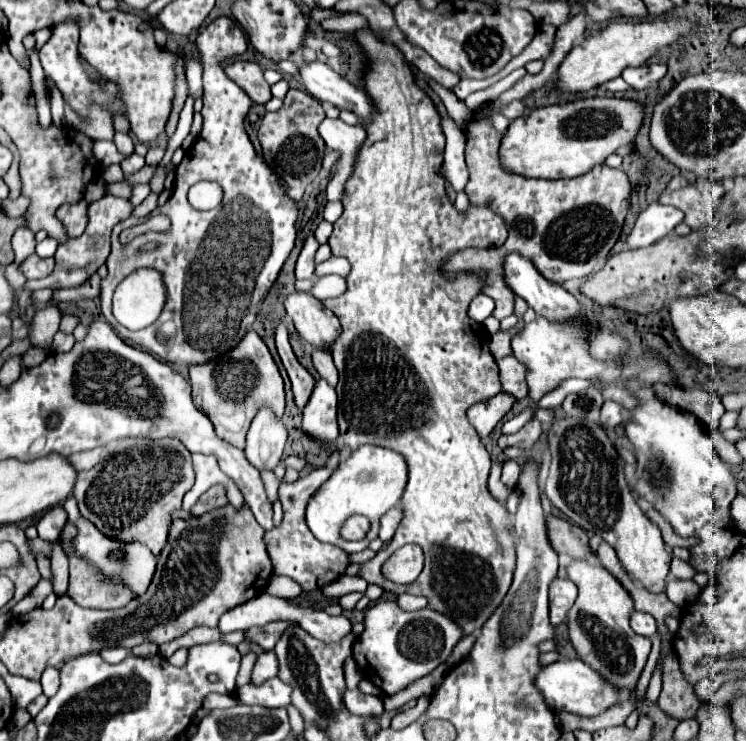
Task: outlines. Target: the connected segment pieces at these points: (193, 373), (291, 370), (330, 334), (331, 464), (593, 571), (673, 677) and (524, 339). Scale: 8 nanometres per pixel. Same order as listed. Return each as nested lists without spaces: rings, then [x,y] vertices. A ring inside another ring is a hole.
[[[248,329],[242,341],[222,353],[222,357],[202,365],[190,365],[188,371],[194,405],[208,415],[216,435],[236,447],[244,447],[246,431],[262,407],[270,407],[276,417],[284,413],[284,381],[266,343],[254,329]]]
[[[282,321],[280,327],[276,329],[276,347],[278,347],[278,355],[286,367],[286,373],[292,381],[292,393],[294,393],[294,403],[298,409],[304,409],[310,395],[312,395],[312,389],[316,385],[316,379],[298,363],[290,343],[288,343],[288,329],[286,329],[286,323]]]
[[[294,293],[284,301],[288,317],[304,341],[318,349],[330,349],[342,327],[336,315],[308,293]]]
[[[334,451],[328,457],[324,467],[314,469],[312,473],[308,473],[306,477],[302,477],[294,483],[282,483],[280,485],[280,503],[284,507],[284,521],[280,527],[274,527],[272,531],[264,533],[264,543],[266,543],[268,555],[270,555],[274,573],[294,579],[304,591],[322,589],[324,585],[332,583],[334,579],[344,575],[344,571],[350,563],[348,553],[344,553],[340,547],[316,541],[316,537],[312,537],[312,533],[304,521],[304,509],[306,509],[308,499],[332,475],[332,471],[338,467],[338,463],[340,463],[340,451]]]
[[[570,561],[568,579],[578,587],[578,597],[566,615],[568,637],[578,657],[590,665],[608,685],[632,691],[650,655],[650,639],[634,633],[628,625],[634,611],[628,591],[598,561]]]
[[[666,653],[662,659],[662,691],[658,707],[674,719],[690,719],[700,709],[700,699],[694,693],[694,687],[680,677],[674,653]]]
[[[538,317],[538,321],[532,321],[524,327],[524,331],[512,339],[512,351],[518,361],[522,361],[528,367],[528,397],[532,401],[540,401],[546,393],[554,391],[564,379],[580,377],[600,377],[606,371],[606,365],[600,365],[598,361],[592,361],[588,357],[588,351],[582,345],[572,347],[572,333],[564,323],[552,323],[544,317]],[[570,335],[570,337],[566,337]]]

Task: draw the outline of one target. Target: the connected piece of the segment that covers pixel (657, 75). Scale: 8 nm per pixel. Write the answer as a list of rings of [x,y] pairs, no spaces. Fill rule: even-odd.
[[[642,65],[642,67],[628,67],[622,73],[622,79],[632,85],[634,89],[646,89],[650,83],[660,81],[666,75],[666,65]]]

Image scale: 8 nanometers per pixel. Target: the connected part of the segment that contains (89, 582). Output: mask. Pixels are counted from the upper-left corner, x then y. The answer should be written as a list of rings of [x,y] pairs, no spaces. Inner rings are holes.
[[[68,521],[60,533],[60,541],[70,559],[70,587],[68,595],[80,607],[96,607],[96,609],[118,609],[134,599],[132,589],[128,585],[114,583],[106,579],[94,565],[90,565],[84,557],[80,557],[74,549],[72,537],[76,535],[76,527]]]

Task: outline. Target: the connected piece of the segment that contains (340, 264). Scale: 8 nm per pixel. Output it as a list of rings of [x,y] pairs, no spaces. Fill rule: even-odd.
[[[330,257],[328,261],[316,265],[316,277],[328,275],[328,273],[334,273],[334,275],[342,275],[342,277],[346,277],[346,275],[350,273],[350,263],[348,263],[344,257]]]

